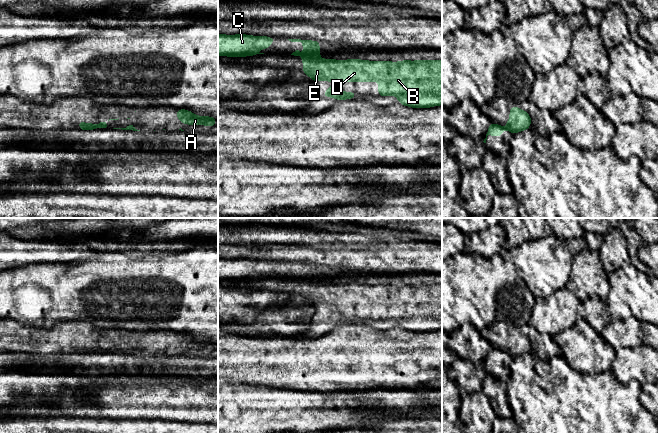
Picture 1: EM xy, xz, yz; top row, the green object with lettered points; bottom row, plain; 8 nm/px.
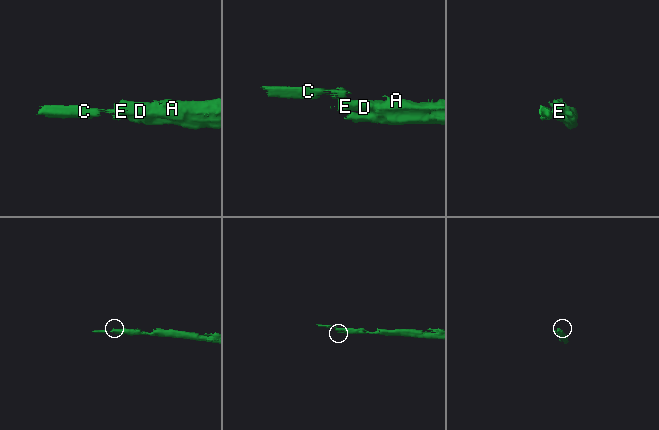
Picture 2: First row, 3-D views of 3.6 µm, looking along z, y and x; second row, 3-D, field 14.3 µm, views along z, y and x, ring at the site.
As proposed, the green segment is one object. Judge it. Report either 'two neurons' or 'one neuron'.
two neurons

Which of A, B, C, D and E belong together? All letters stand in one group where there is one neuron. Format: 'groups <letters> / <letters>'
groups A B D E / C

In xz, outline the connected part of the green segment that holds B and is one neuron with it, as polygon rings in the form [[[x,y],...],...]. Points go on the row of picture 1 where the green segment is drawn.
[[[303,58],[303,73],[312,81],[379,82],[379,96],[395,95],[401,105],[429,108],[442,105],[442,60],[401,62],[367,61],[359,59],[333,60]]]

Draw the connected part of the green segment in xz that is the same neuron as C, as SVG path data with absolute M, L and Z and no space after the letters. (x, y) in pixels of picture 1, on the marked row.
M218 34L218 56L244 57L260 53L261 48L268 49L276 38L267 36L250 36L244 34Z

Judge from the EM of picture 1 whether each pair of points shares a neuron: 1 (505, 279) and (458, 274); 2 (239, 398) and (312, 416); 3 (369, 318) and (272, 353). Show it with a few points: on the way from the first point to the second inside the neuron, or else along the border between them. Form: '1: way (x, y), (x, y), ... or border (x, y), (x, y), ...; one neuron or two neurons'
1: way (493, 279), (470, 278); one neuron
2: way (257, 411), (294, 412); one neuron
3: border (352, 322), (379, 329); two neurons

